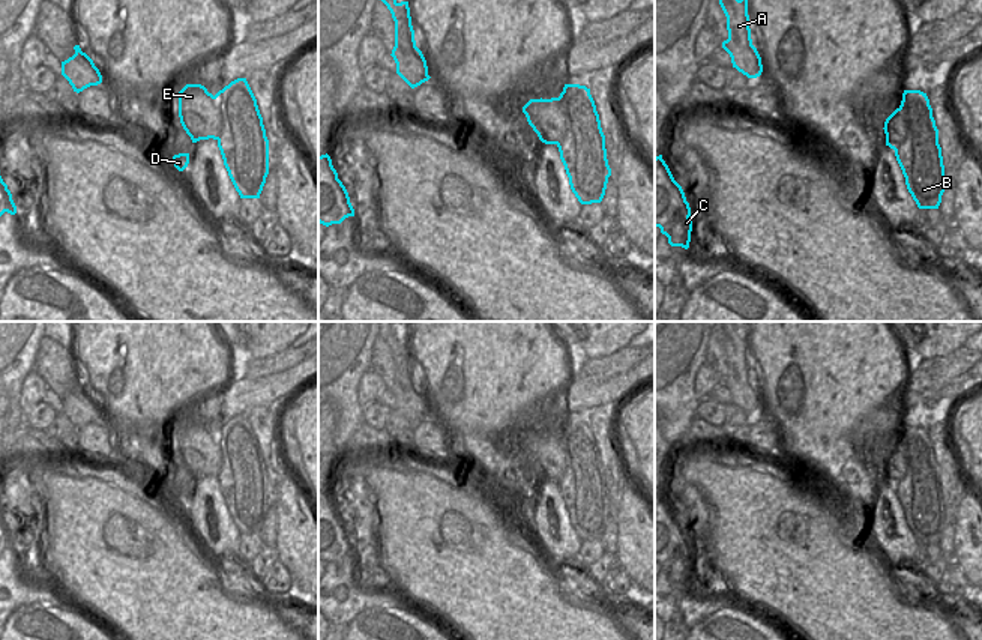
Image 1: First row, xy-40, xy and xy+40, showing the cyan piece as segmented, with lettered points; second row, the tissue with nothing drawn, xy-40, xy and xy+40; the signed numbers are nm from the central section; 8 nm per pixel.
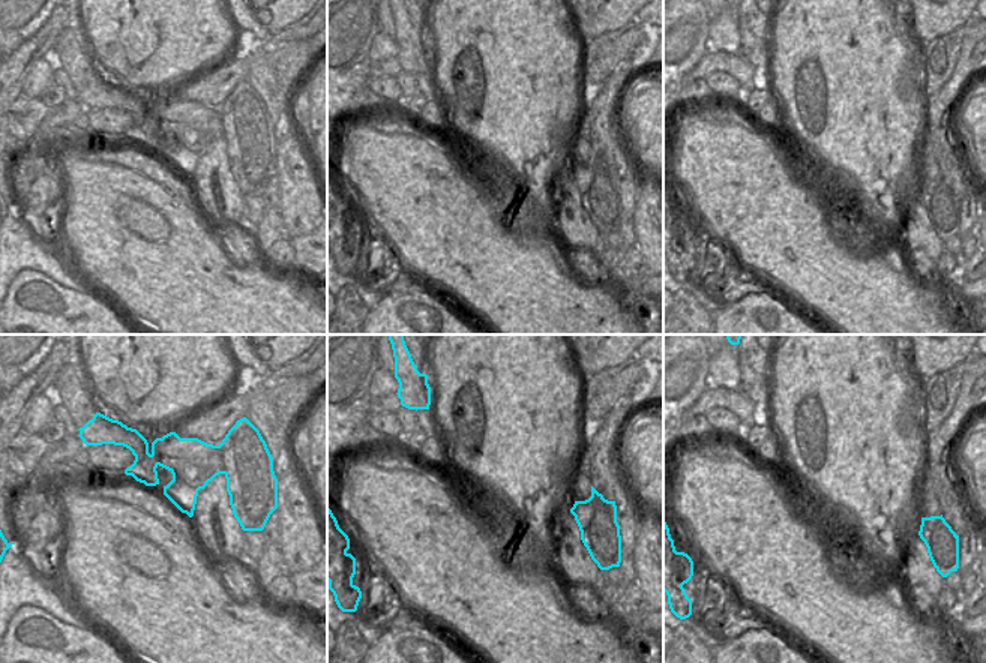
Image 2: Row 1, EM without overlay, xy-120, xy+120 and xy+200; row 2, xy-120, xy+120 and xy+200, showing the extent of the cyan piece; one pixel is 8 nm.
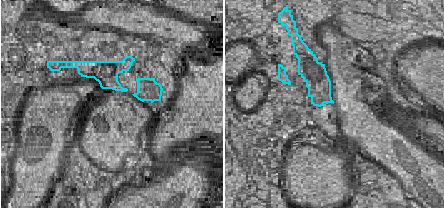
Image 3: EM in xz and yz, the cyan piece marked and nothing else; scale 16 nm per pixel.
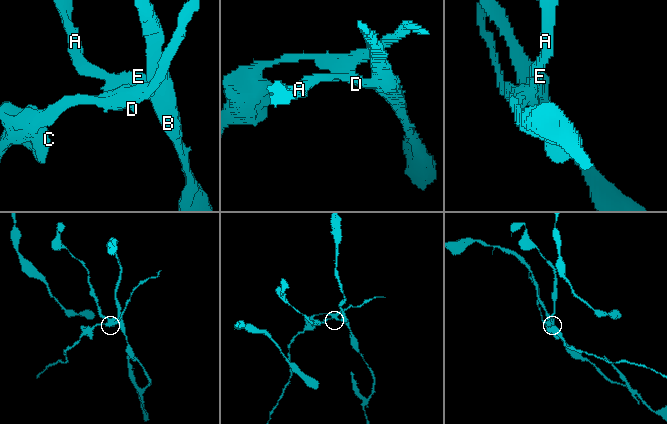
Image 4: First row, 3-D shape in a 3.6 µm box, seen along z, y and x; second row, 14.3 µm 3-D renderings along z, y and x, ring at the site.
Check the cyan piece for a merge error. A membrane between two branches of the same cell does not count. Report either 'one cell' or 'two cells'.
two cells

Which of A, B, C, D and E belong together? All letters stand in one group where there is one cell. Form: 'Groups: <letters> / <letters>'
Groups: A C D E / B

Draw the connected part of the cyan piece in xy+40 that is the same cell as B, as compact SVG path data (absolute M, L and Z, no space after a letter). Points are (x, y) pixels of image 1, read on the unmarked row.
M904 427L899 445L908 451L908 469L895 493L907 526L919 545L938 545L946 526L944 502L929 436L920 427Z

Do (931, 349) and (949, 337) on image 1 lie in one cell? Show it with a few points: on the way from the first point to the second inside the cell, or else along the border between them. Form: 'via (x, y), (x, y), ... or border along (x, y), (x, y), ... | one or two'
via (936, 344), (945, 337) | one

